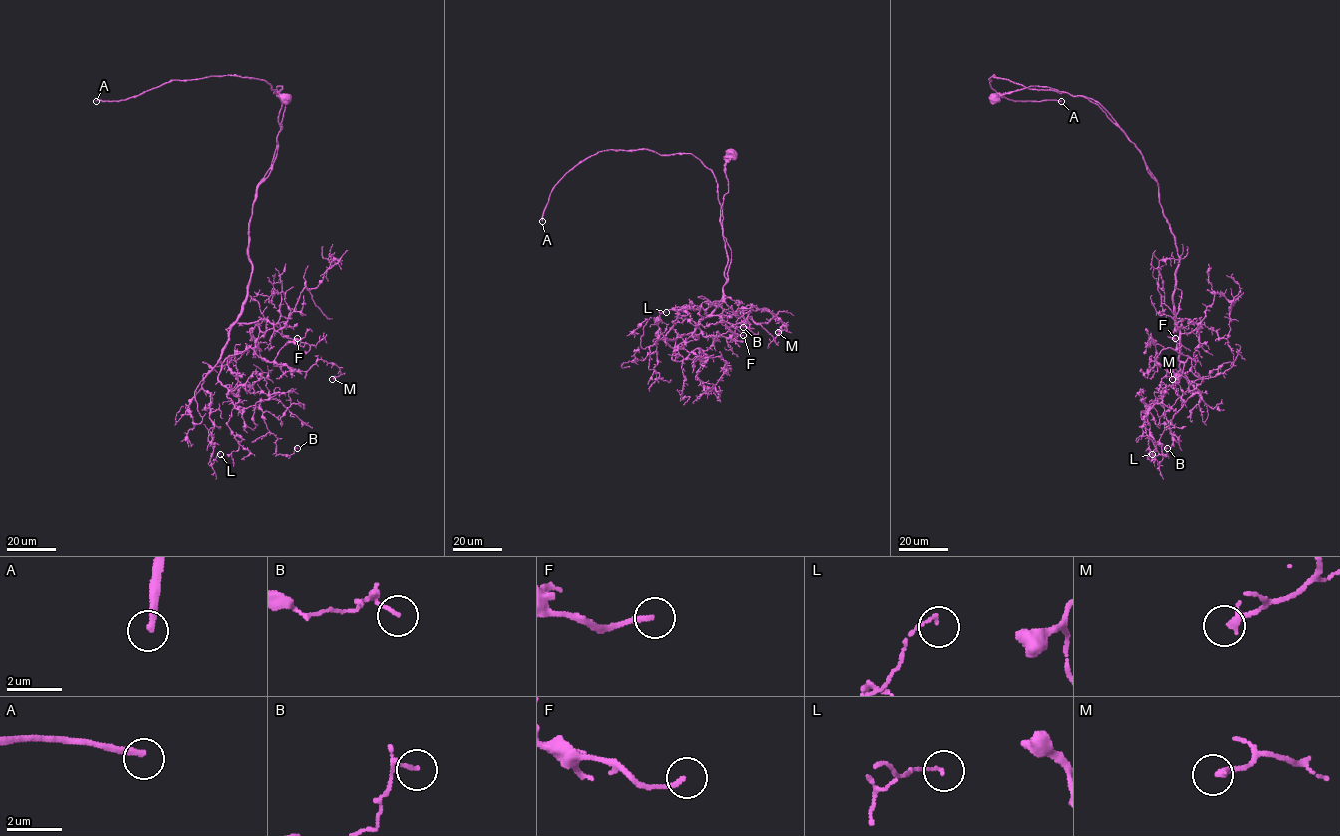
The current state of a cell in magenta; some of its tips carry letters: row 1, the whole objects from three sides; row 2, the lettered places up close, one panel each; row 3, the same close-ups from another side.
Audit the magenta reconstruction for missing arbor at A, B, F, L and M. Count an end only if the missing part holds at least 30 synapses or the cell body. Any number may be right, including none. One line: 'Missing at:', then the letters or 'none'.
Missing at: A, F

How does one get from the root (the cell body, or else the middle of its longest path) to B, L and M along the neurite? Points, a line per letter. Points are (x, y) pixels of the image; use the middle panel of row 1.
B: (732, 153), (722, 299), (698, 321), (697, 340), (664, 341), (686, 306), (719, 306), (724, 320), (743, 327)
L: (732, 153), (722, 299), (698, 321), (697, 340), (660, 339), (648, 354), (660, 328), (654, 320), (666, 312)
M: (732, 153), (722, 299), (697, 340), (665, 340), (739, 308), (768, 311), (778, 332)

